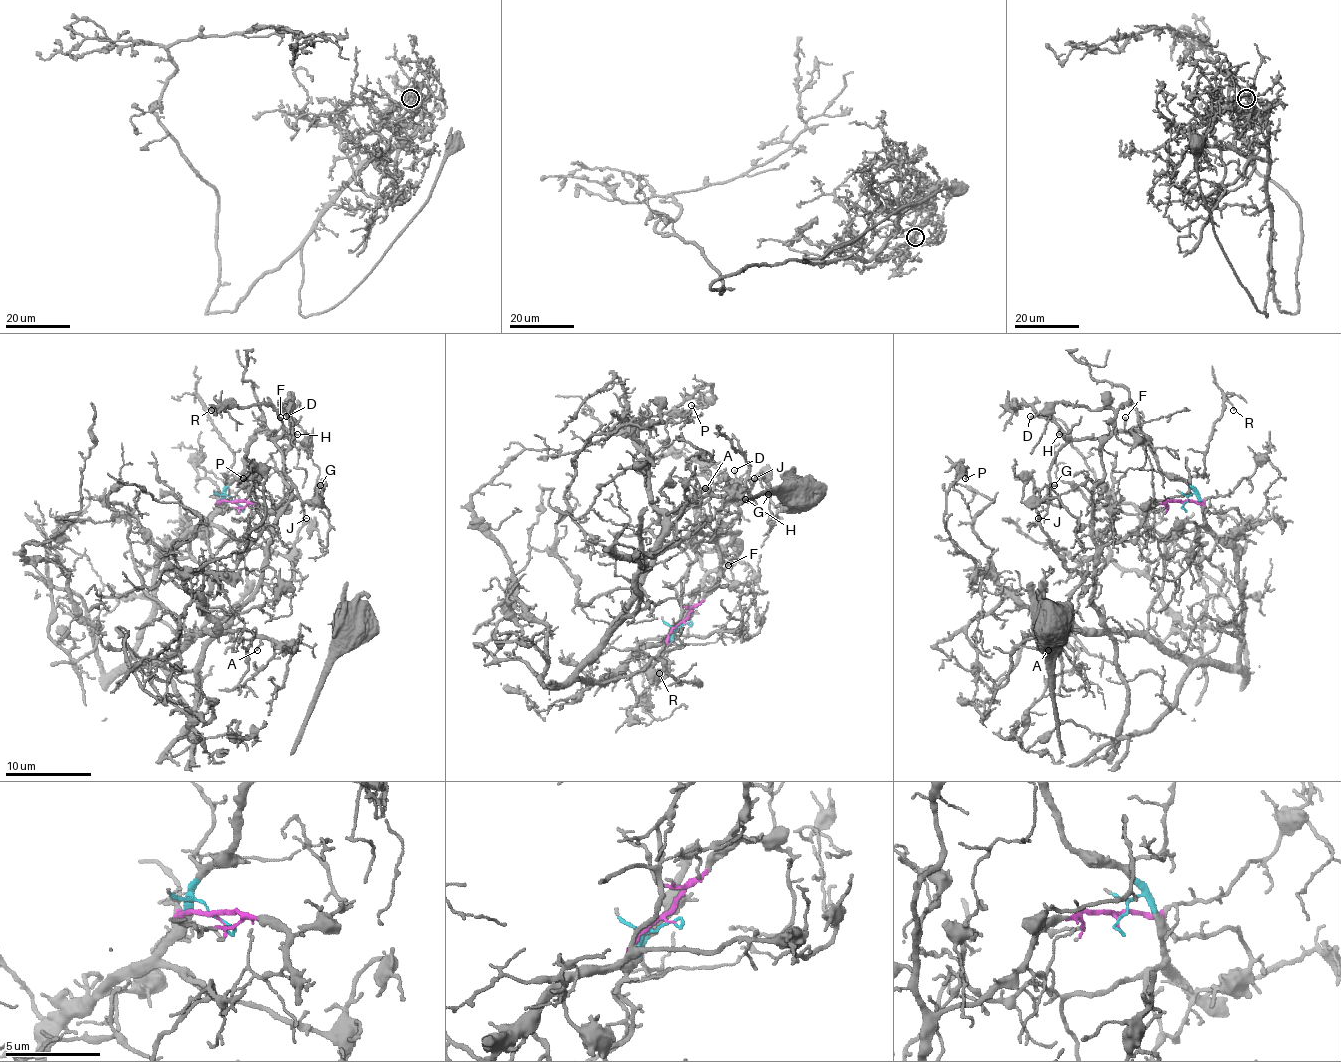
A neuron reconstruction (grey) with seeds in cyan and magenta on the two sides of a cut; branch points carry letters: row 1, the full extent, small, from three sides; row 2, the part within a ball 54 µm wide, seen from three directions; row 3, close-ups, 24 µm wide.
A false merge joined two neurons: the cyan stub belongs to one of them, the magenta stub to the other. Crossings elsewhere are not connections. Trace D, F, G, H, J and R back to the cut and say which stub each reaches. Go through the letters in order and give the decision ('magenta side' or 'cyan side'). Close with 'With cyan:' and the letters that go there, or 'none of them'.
D: magenta side
F: cyan side
G: cyan side
H: cyan side
J: cyan side
R: cyan side
With cyan: F, G, H, J, R

